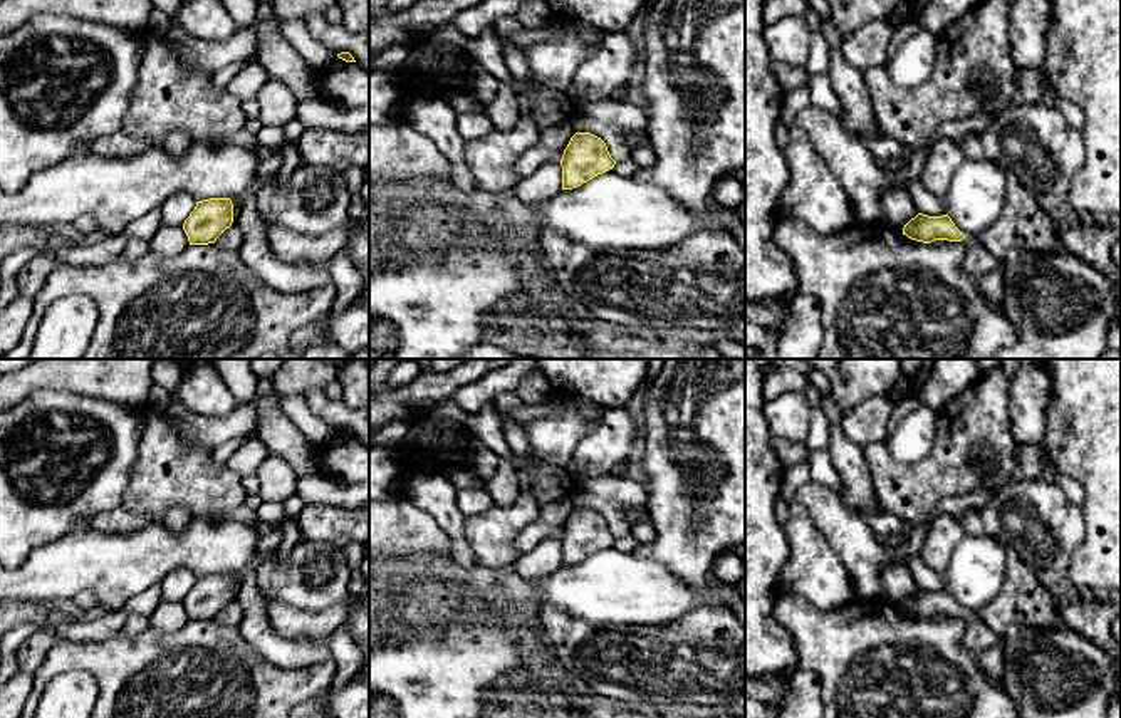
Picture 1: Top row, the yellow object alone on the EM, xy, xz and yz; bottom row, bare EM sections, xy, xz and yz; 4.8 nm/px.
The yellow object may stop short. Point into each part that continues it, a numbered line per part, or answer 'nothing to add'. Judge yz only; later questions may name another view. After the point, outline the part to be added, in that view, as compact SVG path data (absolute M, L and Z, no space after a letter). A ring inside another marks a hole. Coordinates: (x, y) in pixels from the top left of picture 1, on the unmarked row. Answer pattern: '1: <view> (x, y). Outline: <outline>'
1: yz (979, 636). Outline: M965 611L967 621L963 646L975 656L988 649L998 641L998 636L978 617L975 611Z

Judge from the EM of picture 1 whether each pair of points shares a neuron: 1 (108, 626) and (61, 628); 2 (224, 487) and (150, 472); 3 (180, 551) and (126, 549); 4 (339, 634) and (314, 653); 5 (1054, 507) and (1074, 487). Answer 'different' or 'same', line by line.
1: same
2: same
3: same
4: different
5: different

